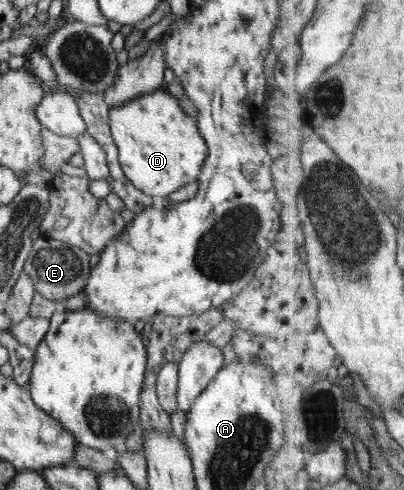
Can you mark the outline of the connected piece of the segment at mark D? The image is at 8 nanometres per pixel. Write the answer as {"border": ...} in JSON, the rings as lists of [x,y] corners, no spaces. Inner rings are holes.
{"border":[[[160,86],[154,92],[123,102],[117,107],[111,108],[108,117],[113,141],[119,150],[121,169],[140,192],[144,192],[146,196],[152,196],[152,198],[159,196],[166,199],[176,190],[184,188],[185,184],[197,180],[208,147],[198,130],[197,120],[184,112],[180,106],[180,99],[172,96],[168,89],[164,90]]]}

